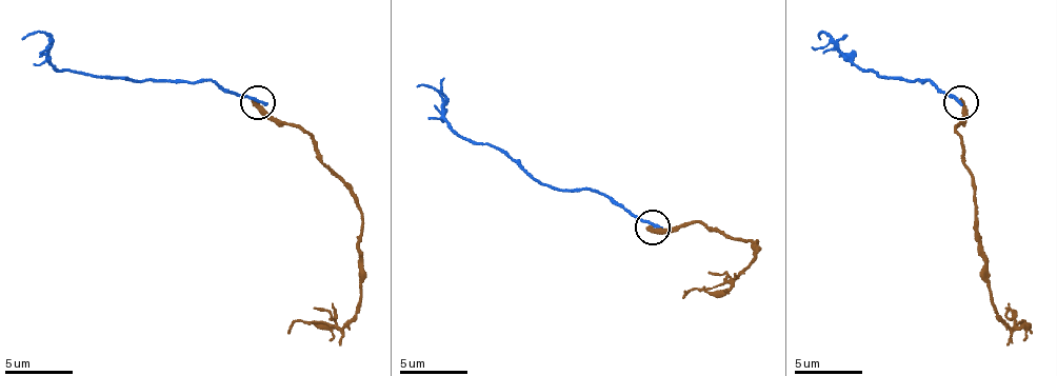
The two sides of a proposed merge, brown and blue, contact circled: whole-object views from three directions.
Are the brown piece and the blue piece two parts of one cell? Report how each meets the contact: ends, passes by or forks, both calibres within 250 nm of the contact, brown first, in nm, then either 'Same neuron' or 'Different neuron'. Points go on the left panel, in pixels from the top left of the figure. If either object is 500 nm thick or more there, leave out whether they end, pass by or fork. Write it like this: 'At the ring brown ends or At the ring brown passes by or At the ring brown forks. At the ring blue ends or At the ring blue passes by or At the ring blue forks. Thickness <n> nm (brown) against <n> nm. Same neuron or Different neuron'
At the ring brown ends. At the ring blue ends. Thickness 400 nm (brown) against 260 nm. Different neuron

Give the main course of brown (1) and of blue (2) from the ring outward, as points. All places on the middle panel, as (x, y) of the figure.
1: (653, 228), (697, 221), (731, 238), (755, 241), (755, 258), (735, 279), (691, 289), (683, 299)
2: (653, 228), (602, 194), (538, 183), (494, 146), (473, 143), (446, 119), (439, 92), (433, 85), (416, 85)

